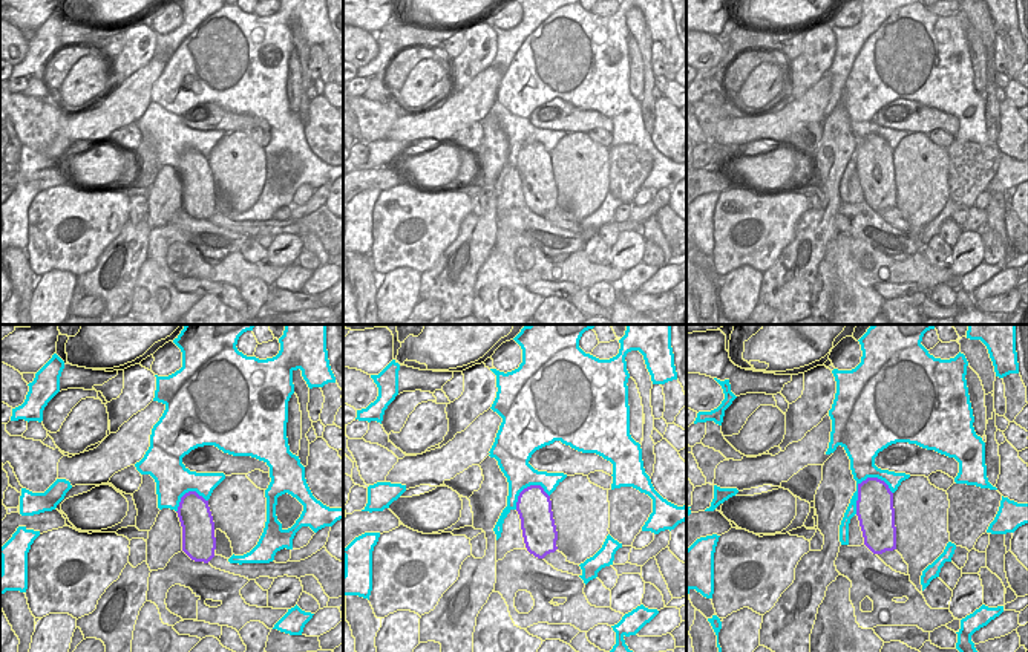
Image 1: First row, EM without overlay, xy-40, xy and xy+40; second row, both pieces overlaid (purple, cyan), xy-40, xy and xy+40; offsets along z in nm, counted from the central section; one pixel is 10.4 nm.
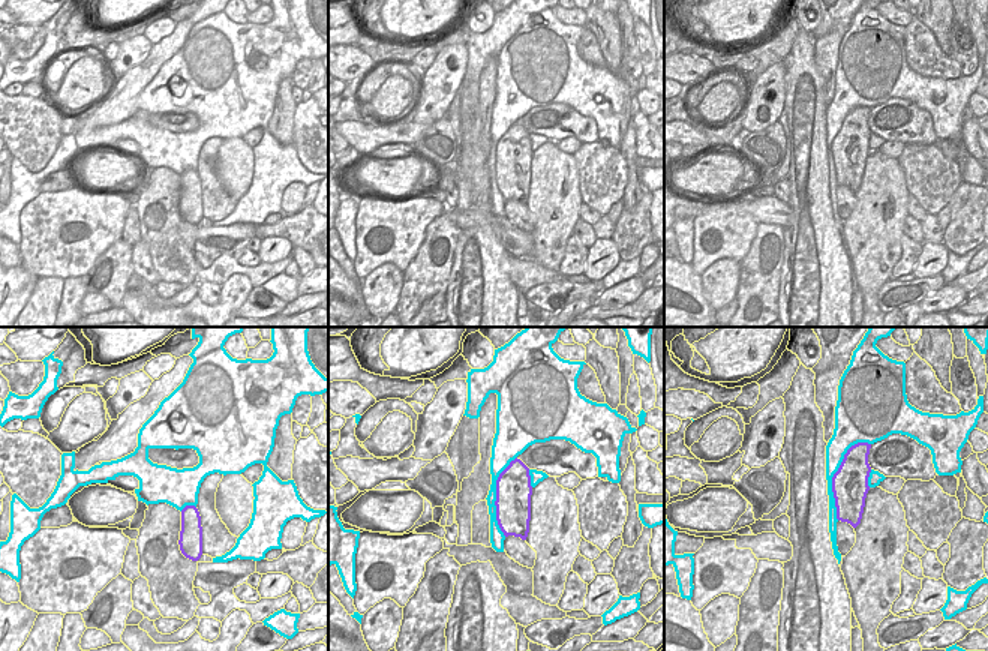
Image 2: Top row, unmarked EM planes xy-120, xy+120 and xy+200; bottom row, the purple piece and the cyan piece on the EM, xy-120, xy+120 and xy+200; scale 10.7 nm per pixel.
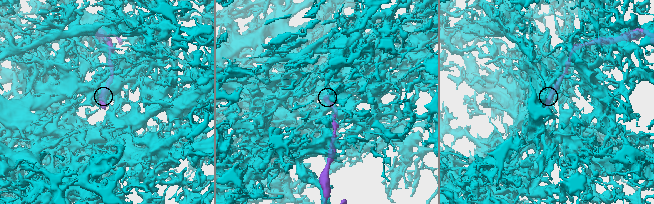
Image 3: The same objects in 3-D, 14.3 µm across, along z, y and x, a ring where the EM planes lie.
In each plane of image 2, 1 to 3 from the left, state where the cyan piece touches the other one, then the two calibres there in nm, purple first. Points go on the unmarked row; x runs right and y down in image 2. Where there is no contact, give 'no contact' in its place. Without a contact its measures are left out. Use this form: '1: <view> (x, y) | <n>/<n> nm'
1: xy-120 (188, 170) | 220/420 nm
2: xy+120 (496, 161) | 380/100 nm
3: xy+200 (834, 140) | 380/190 nm

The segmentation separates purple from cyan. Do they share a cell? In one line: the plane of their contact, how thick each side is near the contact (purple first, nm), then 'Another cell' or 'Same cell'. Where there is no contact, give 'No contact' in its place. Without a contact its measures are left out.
Touches purple in xy+40. Thickness 380 nm (purple) against 260 nm. Another cell.

